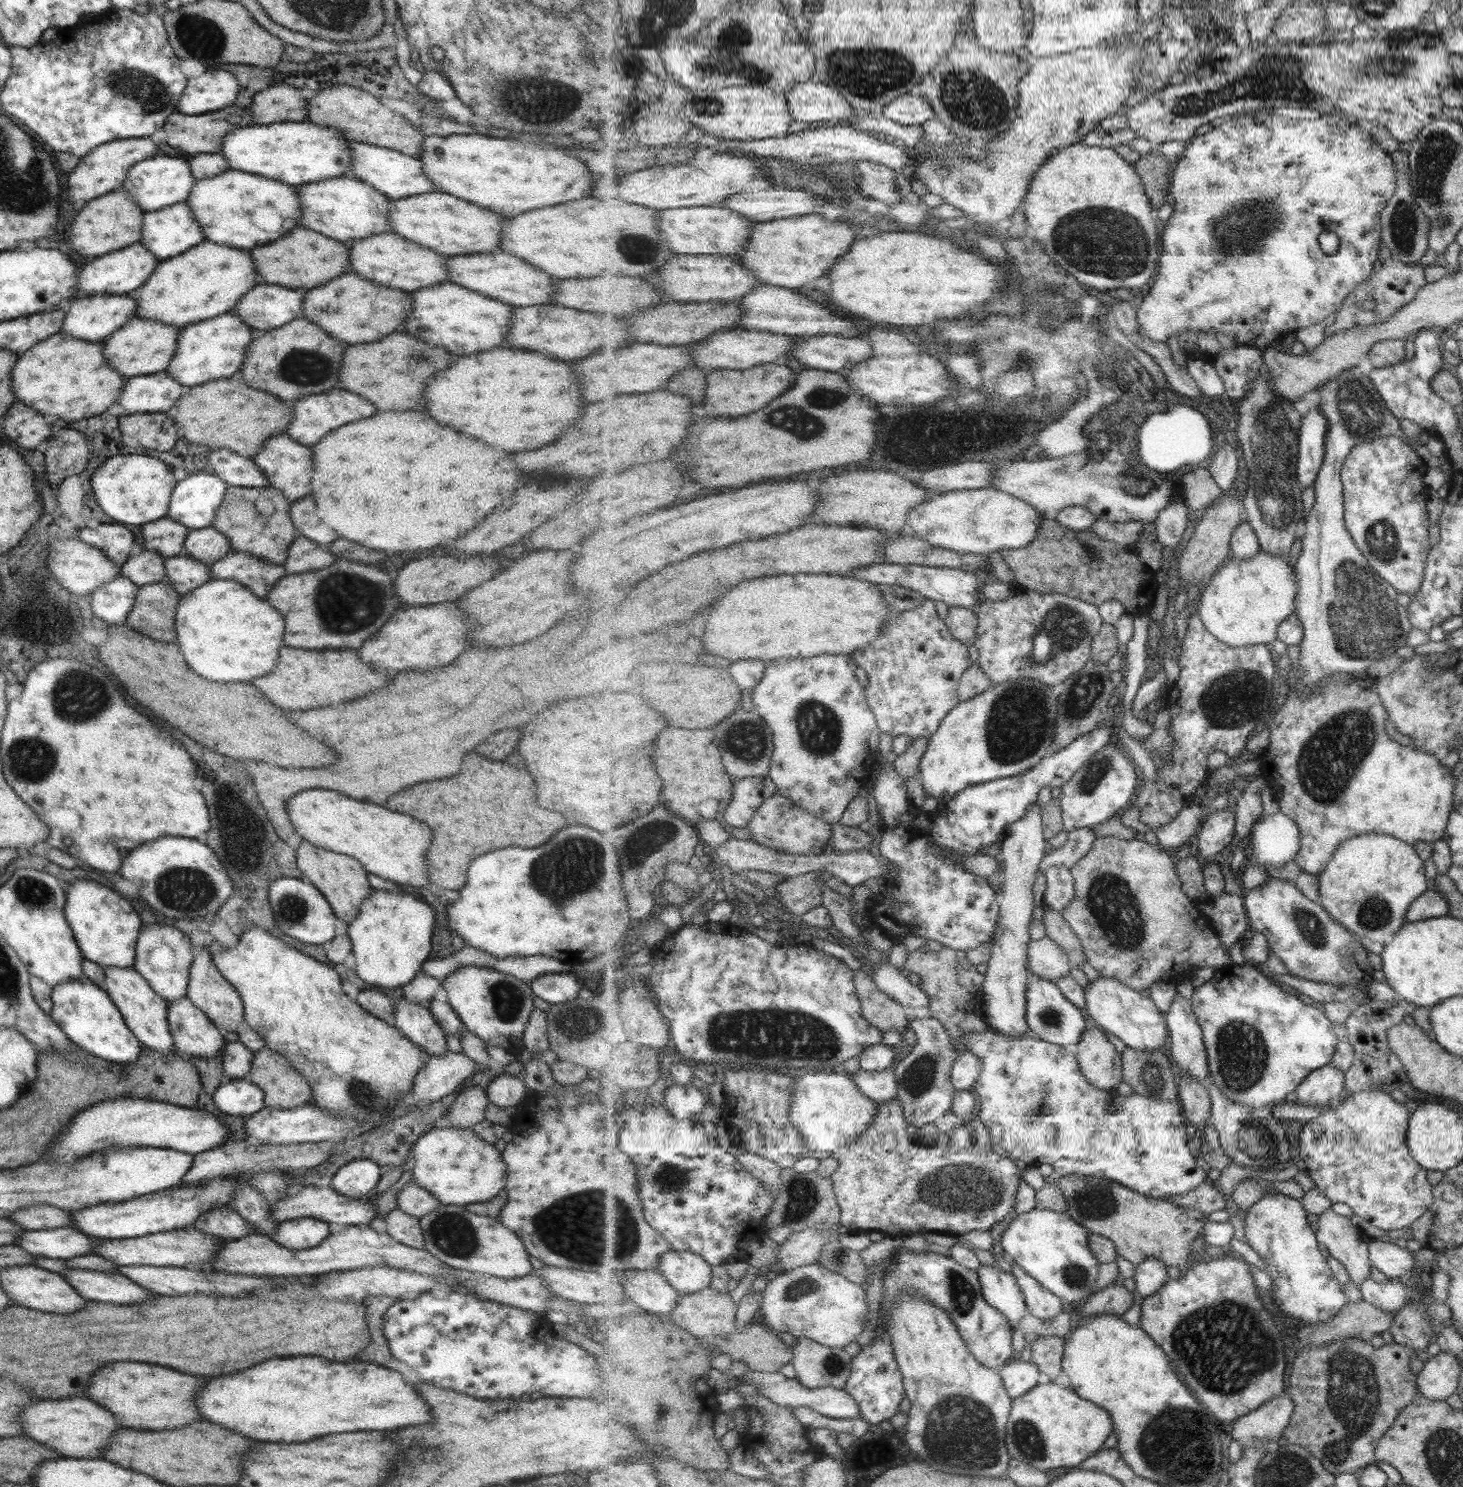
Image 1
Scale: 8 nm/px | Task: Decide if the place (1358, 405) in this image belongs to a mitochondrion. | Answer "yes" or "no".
yes

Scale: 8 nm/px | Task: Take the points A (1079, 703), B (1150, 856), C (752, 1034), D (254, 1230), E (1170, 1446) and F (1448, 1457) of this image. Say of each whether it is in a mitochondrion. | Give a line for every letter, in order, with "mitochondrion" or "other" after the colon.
A: mitochondrion
B: other
C: mitochondrion
D: other
E: mitochondrion
F: mitochondrion

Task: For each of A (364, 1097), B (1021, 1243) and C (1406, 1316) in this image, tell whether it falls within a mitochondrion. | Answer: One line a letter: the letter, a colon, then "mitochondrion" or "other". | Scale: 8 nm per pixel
A: mitochondrion
B: other
C: other

